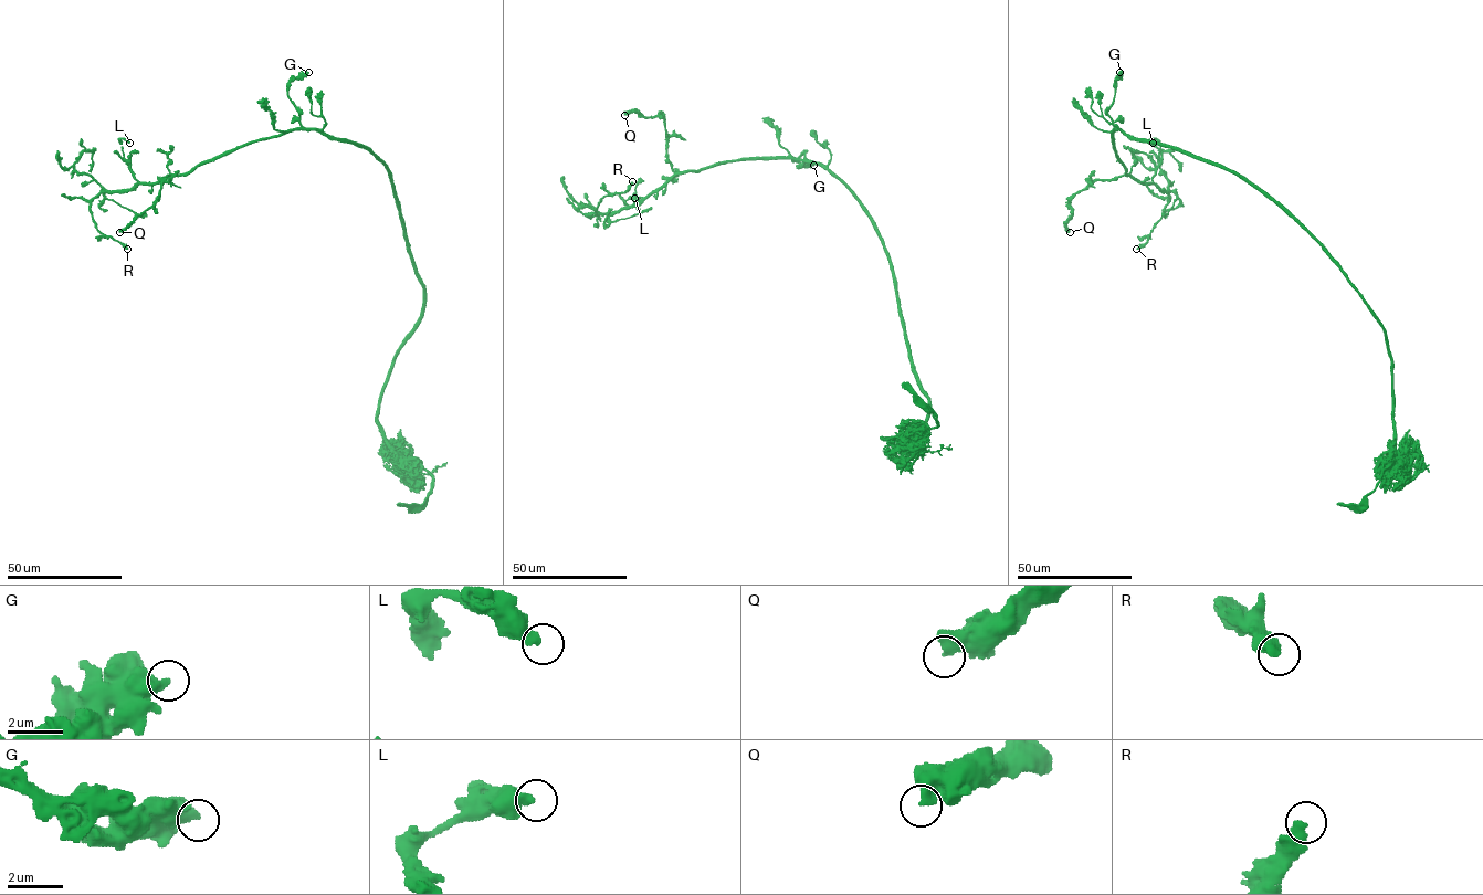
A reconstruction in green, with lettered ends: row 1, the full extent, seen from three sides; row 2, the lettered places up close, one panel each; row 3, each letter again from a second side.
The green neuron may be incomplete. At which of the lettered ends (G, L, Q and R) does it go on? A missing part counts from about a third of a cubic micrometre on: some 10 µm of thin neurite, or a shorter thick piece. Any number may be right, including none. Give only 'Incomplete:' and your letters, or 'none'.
Incomplete: Q

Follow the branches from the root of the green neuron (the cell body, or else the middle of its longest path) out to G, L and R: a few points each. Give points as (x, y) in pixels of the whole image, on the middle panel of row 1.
G: (894, 275), (882, 239), (856, 198), (828, 170), (811, 164), (803, 153), (792, 160), (813, 165)
L: (894, 275), (868, 210), (819, 165), (790, 158), (740, 158), (675, 172), (628, 207), (624, 201), (634, 198)
R: (894, 275), (868, 210), (819, 165), (723, 161), (675, 172), (635, 204), (595, 212), (605, 196), (632, 181)

